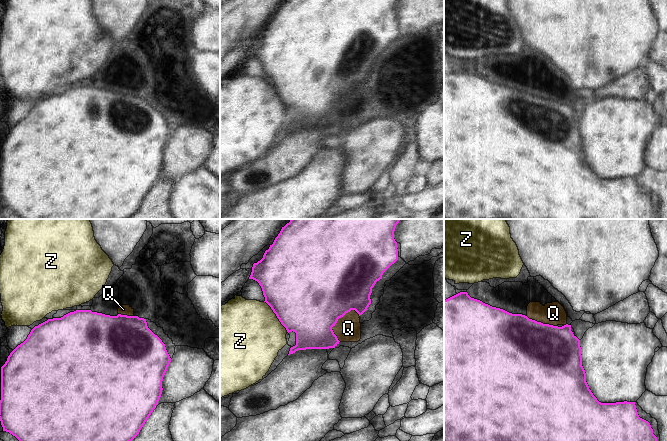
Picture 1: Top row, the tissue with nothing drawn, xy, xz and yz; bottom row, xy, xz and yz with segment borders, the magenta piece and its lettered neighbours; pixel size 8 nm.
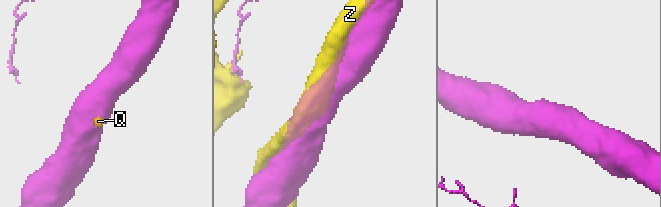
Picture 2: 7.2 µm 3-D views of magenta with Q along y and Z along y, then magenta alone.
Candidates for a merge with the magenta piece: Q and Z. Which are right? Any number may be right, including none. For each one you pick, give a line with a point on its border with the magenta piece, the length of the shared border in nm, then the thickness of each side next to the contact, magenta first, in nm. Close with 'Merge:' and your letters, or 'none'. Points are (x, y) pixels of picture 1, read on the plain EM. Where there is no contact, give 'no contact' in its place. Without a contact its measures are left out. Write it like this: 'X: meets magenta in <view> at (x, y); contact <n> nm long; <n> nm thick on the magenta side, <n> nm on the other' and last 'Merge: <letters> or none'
Q: meets magenta in xz at (336, 98); contact 300 nm long; 500 nm thick on the magenta side, 200 nm on the other
Merge: Q

